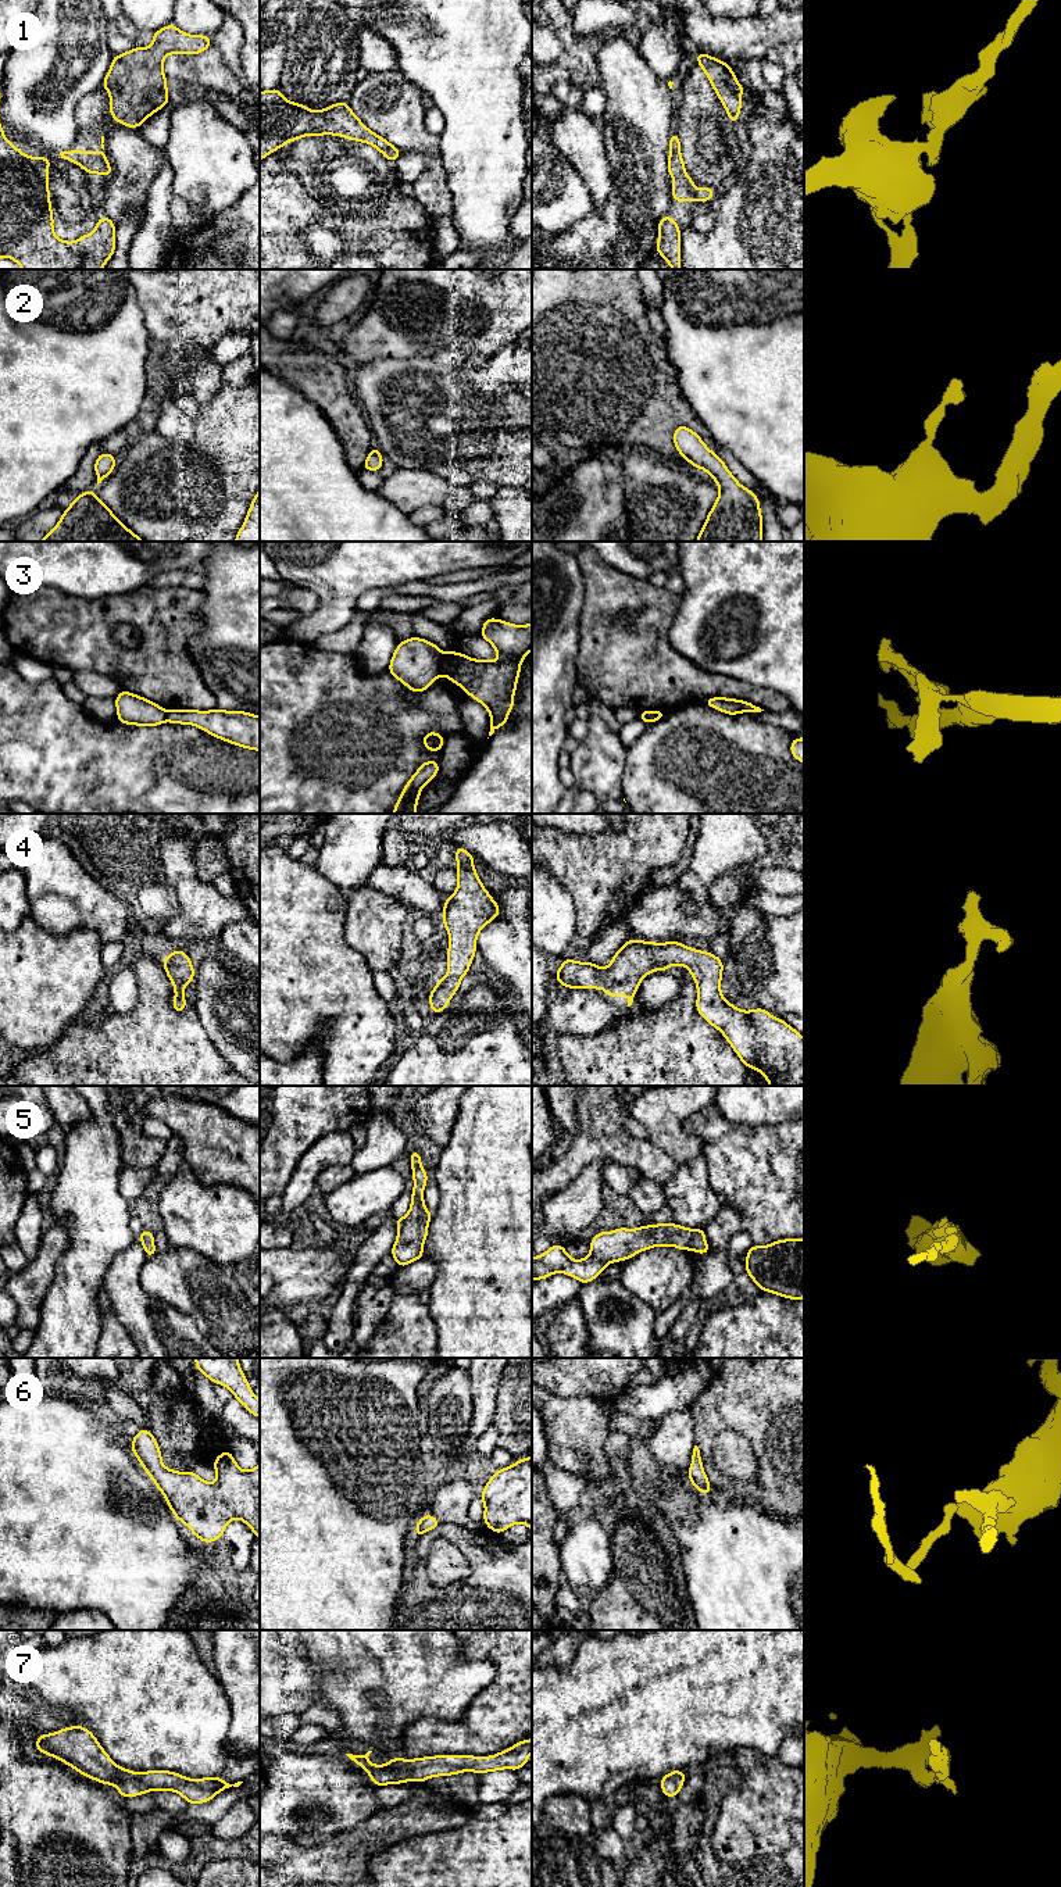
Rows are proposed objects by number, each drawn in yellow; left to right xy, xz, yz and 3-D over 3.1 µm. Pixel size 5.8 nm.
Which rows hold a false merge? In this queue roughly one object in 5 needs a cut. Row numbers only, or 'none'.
3

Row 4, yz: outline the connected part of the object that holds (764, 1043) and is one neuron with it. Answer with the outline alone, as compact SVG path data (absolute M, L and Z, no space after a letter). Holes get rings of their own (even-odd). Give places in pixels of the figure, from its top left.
M629 939L607 968L562 959L553 978L568 989L604 989L607 997L625 994L628 1007L640 982L654 971L682 965L697 984L697 1012L717 1028L742 1062L761 1072L769 1086L804 1086L804 1039L785 1021L762 1008L742 1011L721 993L722 959L679 941L654 943Z

